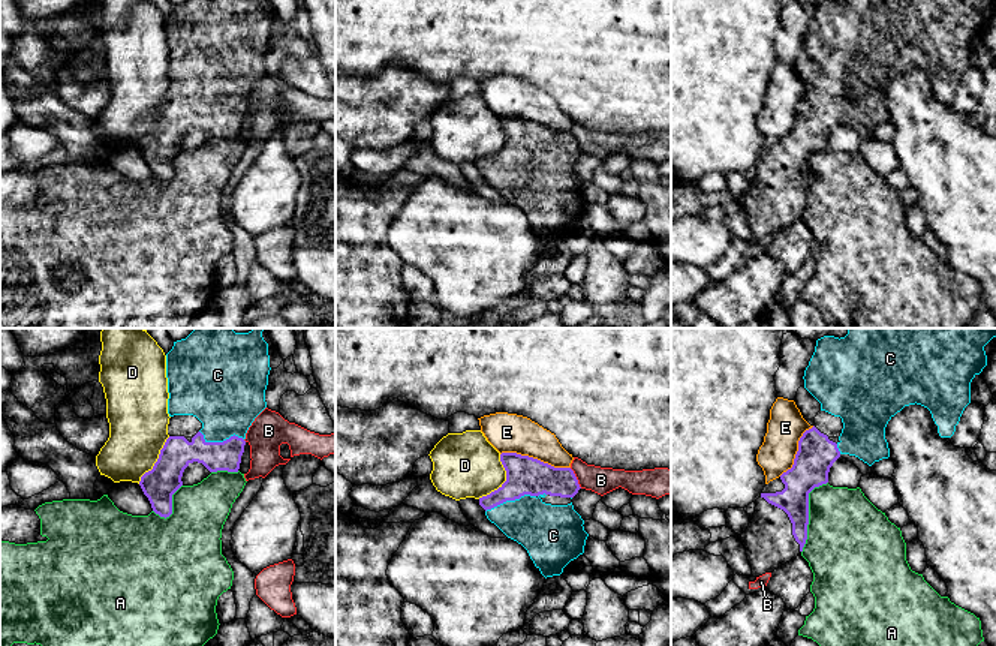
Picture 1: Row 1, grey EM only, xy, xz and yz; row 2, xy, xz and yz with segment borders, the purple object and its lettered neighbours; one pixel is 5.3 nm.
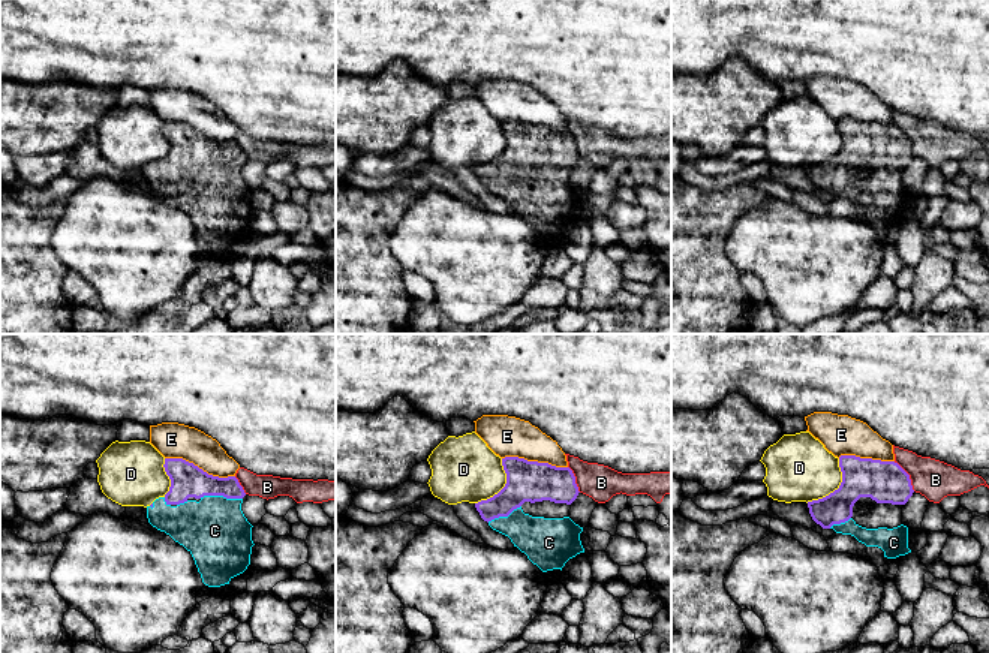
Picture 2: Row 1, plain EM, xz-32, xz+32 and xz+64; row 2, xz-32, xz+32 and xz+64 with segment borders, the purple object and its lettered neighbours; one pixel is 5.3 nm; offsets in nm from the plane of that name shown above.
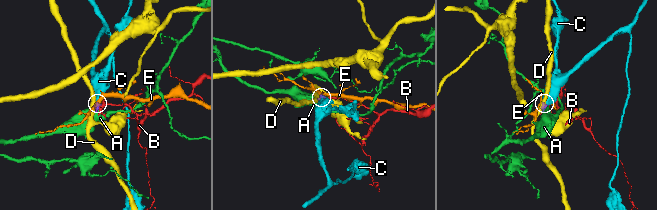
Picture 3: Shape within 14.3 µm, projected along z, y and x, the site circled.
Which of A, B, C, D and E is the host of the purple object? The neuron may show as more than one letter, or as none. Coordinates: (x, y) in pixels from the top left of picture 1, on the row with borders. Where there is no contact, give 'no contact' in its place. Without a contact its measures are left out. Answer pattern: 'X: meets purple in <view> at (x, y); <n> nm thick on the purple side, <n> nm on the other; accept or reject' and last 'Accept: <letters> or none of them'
A: meets purple in yz at (808, 514); 200 nm thick on the purple side, 440 nm on the other; reject
B: meets purple in xz at (575, 478); 200 nm thick on the purple side, 140 nm on the other; reject
C: meets purple in xz at (509, 499); 200 nm thick on the purple side, 280 nm on the other; accept
D: meets purple in xz at (505, 481); 200 nm thick on the purple side, 360 nm on the other; reject
E: meets purple in xz at (535, 459); 200 nm thick on the purple side, 200 nm on the other; reject
Accept: C

